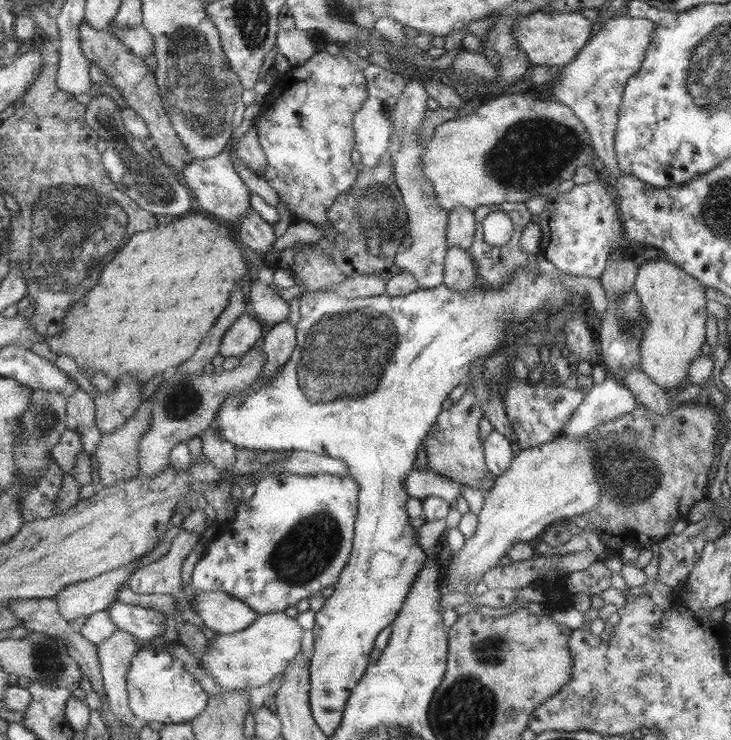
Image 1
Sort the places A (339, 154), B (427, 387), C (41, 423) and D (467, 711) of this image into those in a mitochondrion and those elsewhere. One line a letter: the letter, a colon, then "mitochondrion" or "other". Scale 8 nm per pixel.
A: other
B: other
C: mitochondrion
D: mitochondrion

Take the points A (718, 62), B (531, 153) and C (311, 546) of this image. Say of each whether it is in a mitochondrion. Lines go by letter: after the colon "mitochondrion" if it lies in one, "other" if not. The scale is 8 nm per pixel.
A: mitochondrion
B: mitochondrion
C: mitochondrion

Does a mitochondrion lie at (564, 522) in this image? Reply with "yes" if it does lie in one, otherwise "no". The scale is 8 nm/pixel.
no

